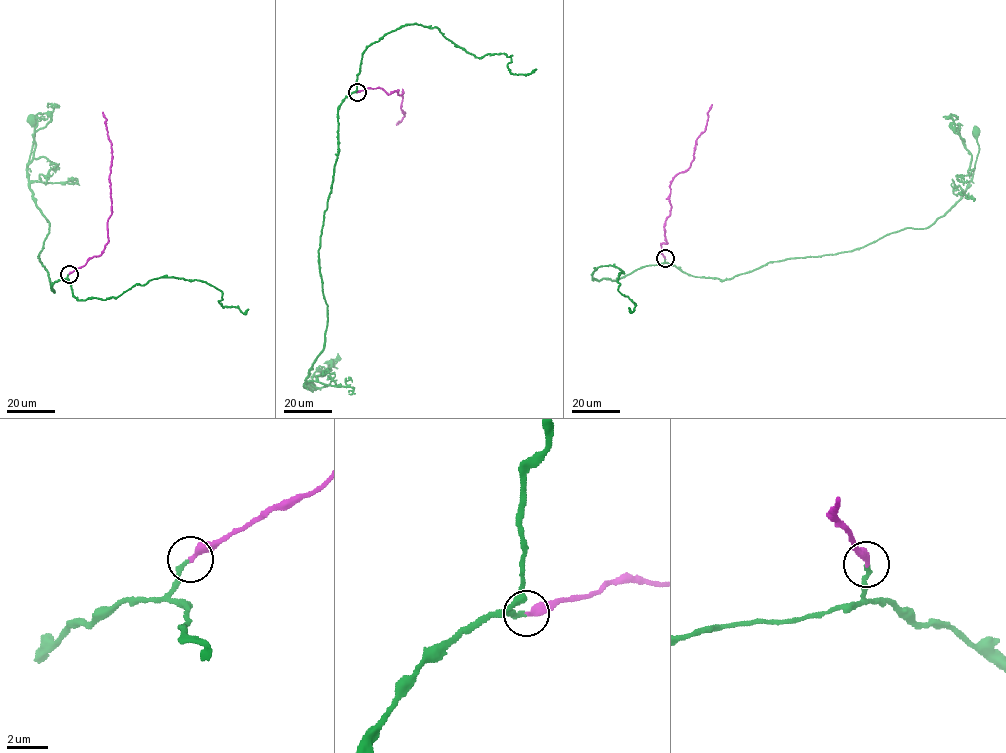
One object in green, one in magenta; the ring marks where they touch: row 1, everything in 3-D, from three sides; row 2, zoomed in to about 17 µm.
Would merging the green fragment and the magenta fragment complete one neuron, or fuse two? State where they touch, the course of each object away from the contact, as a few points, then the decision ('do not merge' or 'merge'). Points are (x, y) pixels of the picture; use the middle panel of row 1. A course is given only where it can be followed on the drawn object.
(357, 92) | green via (357, 92), (338, 110), (338, 154), (319, 249), (328, 320), (324, 350), (304, 384), (311, 386) | magenta via (357, 92), (380, 88), (389, 94), (398, 90), (397, 94), (403, 92), (401, 107), (404, 116), (396, 125) | merge

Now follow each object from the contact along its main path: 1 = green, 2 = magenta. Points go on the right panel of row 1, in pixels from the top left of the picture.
1: (665, 258), (689, 274), (726, 280), (770, 262), (852, 251), (907, 228), (928, 228), (971, 179), (976, 131)
2: (664, 258), (661, 244), (667, 243), (664, 228), (671, 207), (670, 182), (690, 165), (712, 104)

